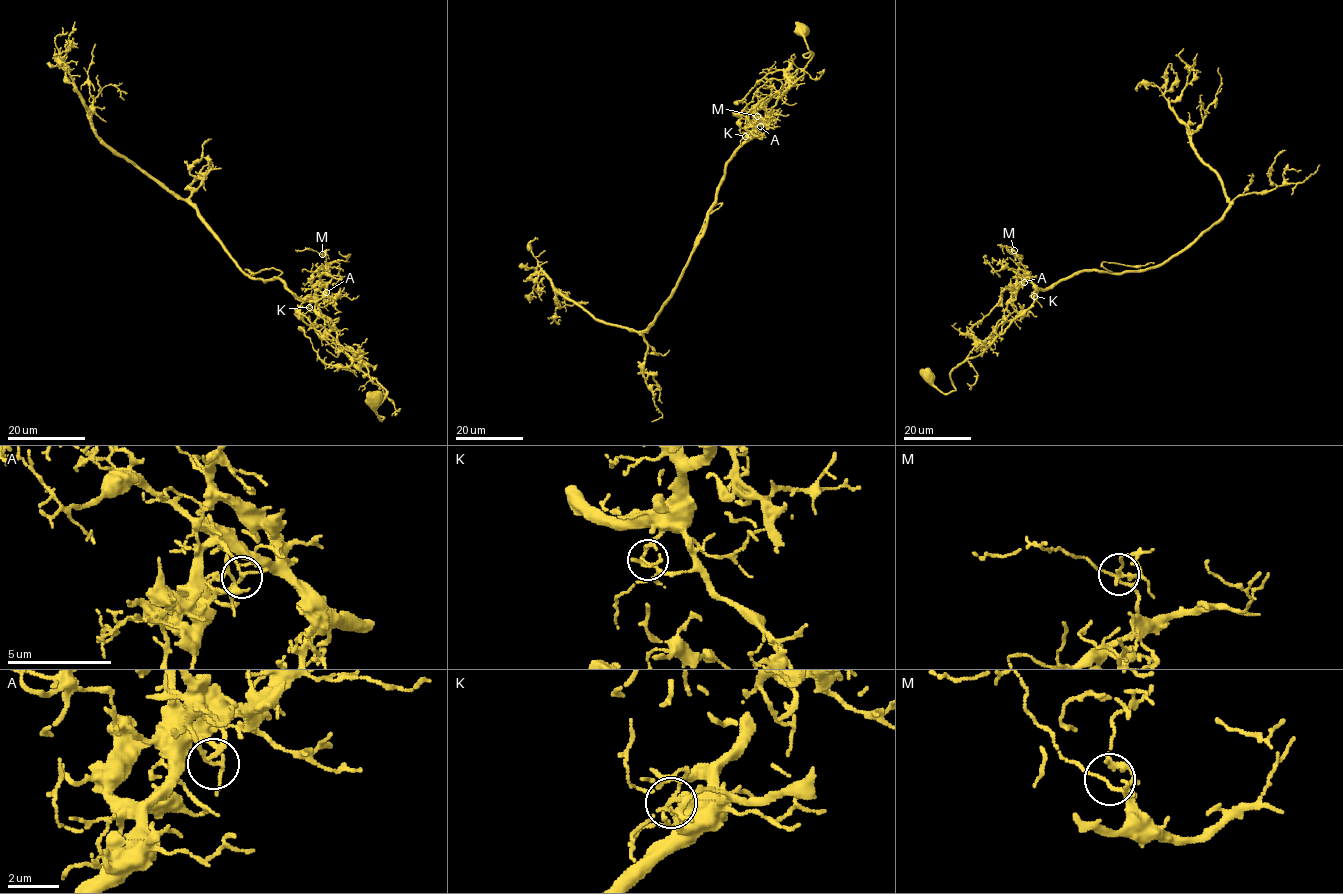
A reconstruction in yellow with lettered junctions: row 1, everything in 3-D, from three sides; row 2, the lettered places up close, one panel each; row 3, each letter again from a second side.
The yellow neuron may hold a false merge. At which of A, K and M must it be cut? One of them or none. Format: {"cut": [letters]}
{"cut": ["A"]}

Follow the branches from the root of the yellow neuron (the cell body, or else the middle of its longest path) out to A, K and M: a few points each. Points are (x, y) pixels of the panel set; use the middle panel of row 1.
A: (802, 28), (810, 53), (803, 55), (810, 52), (812, 57), (774, 96), (750, 113), (756, 114), (760, 126)
K: (802, 28), (810, 53), (803, 55), (812, 54), (803, 74), (776, 101), (768, 127), (760, 134), (745, 136)
M: (802, 28), (803, 55), (812, 57), (768, 127), (751, 137), (747, 122), (757, 116)

